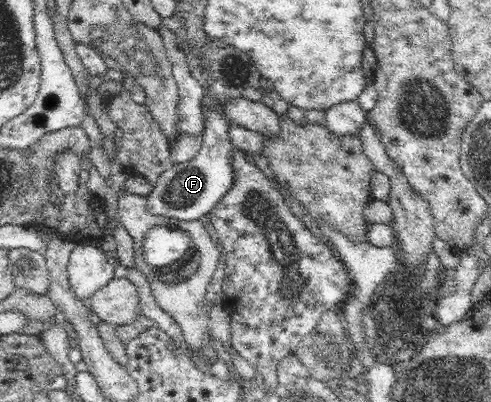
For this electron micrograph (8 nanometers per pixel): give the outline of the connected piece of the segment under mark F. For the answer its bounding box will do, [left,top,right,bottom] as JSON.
[146,105,235,220]

